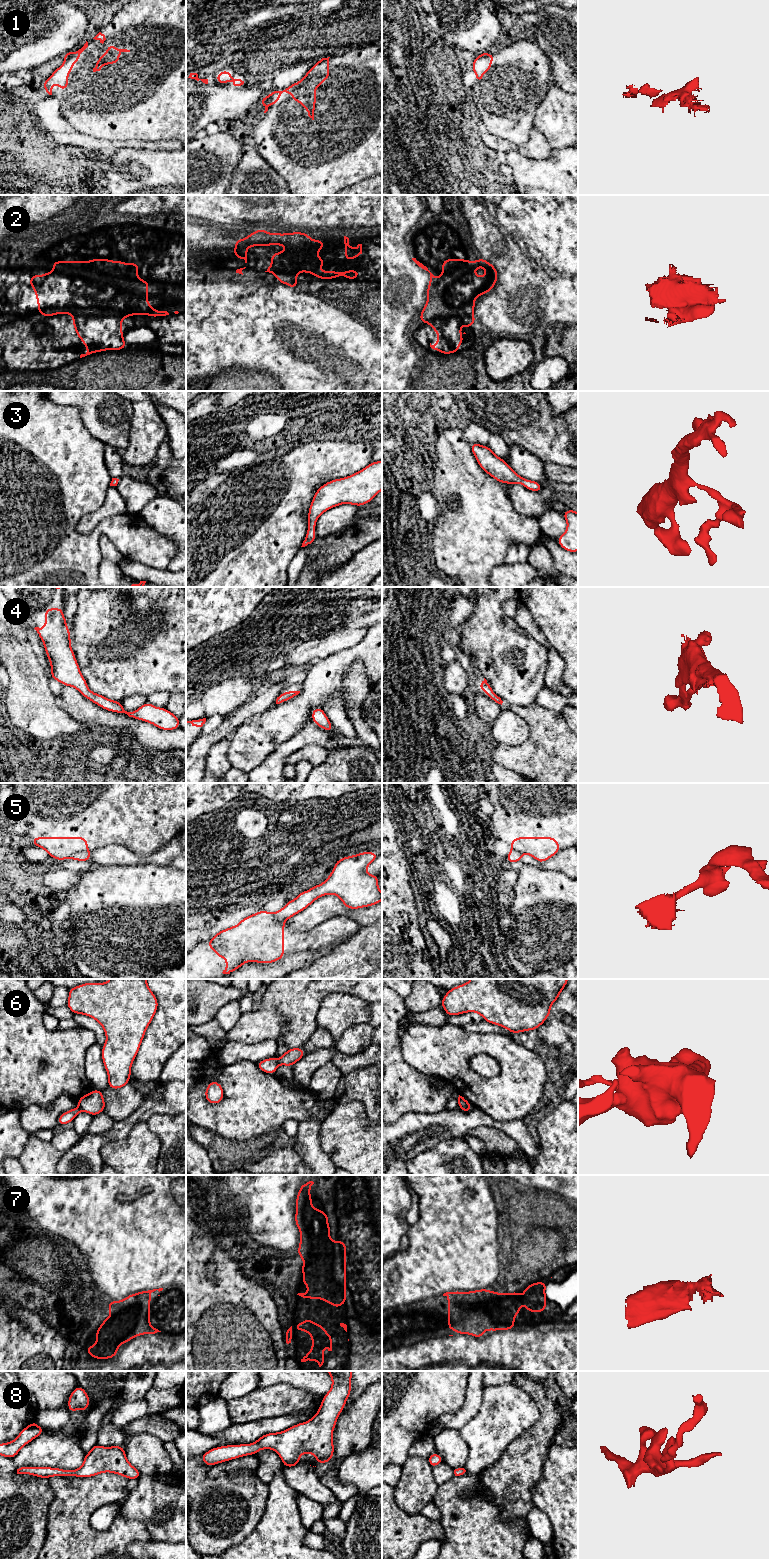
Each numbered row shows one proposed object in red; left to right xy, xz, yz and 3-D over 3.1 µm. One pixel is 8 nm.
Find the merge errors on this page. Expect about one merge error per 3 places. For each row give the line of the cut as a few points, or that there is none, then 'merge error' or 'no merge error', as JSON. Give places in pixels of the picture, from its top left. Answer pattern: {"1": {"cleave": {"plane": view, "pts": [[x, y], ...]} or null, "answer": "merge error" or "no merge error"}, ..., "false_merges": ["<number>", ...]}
{"1": {"cleave": {"plane": "xz", "pts": [[267, 97], [263, 104]]}, "answer": "merge error"}, "2": {"cleave": {"plane": "xy", "pts": [[73, 315], [119, 316], [121, 318]]}, "answer": "merge error"}, "3": {"cleave": null, "answer": "no merge error"}, "4": {"cleave": null, "answer": "no merge error"}, "5": {"cleave": {"plane": "xy", "pts": [[87, 849], [76, 852], [69, 857]]}, "answer": "merge error"}, "6": {"cleave": {"plane": "xz", "pts": [[276, 1059], [278, 1063]]}, "answer": "merge error"}, "7": {"cleave": null, "answer": "no merge error"}, "8": {"cleave": null, "answer": "no merge error"}, "false_merges": ["1", "2", "5", "6"]}

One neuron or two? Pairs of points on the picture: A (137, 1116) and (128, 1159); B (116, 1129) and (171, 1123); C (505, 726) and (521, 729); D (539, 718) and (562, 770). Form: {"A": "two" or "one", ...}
{"A": "two", "B": "two", "C": "one", "D": "one"}

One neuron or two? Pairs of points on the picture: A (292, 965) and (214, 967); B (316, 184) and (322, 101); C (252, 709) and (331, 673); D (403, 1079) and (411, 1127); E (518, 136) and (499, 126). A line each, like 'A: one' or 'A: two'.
A: two
B: one
C: two
D: two
E: one

